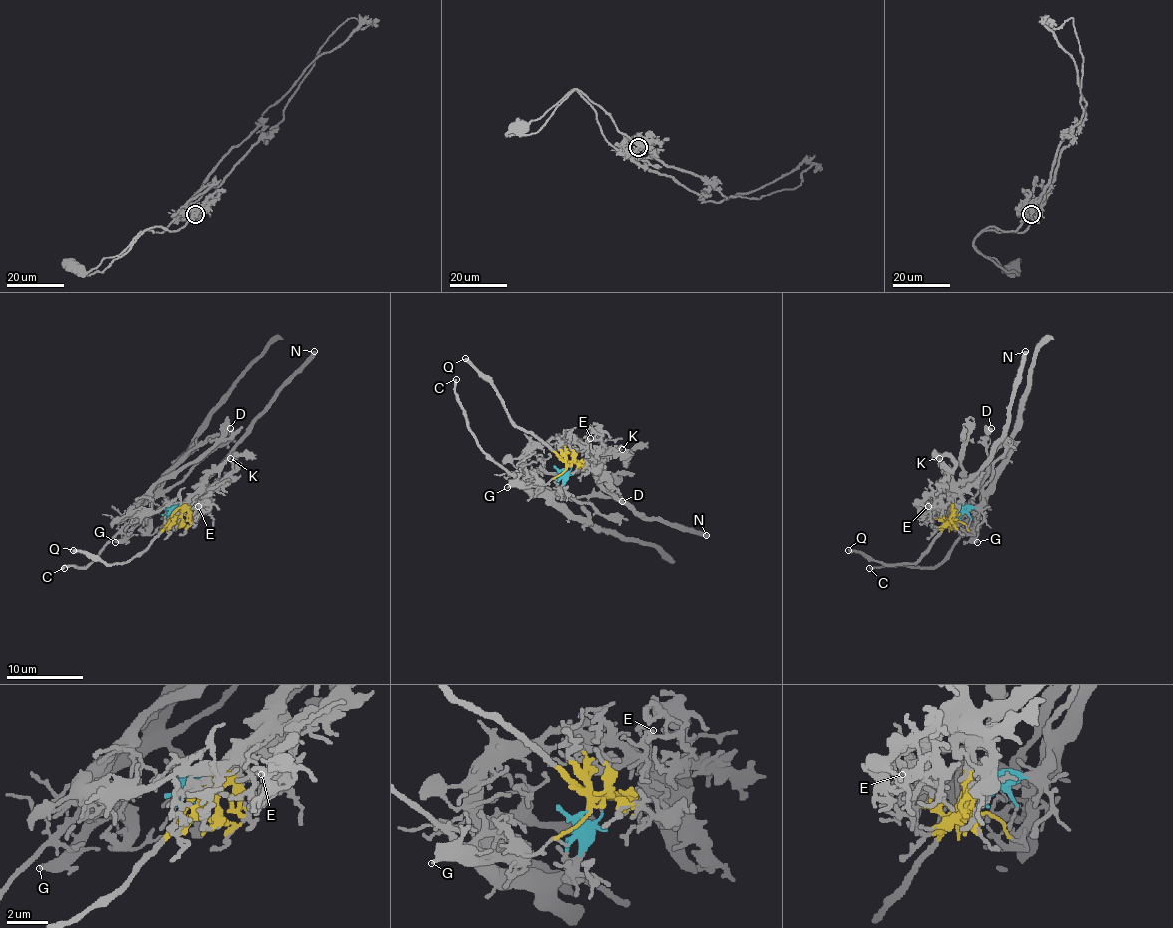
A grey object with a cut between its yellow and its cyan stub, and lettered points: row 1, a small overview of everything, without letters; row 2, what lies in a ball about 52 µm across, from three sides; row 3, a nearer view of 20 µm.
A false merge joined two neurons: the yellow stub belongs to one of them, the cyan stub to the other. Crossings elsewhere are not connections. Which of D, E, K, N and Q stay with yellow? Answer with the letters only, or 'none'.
E, K, N, Q

